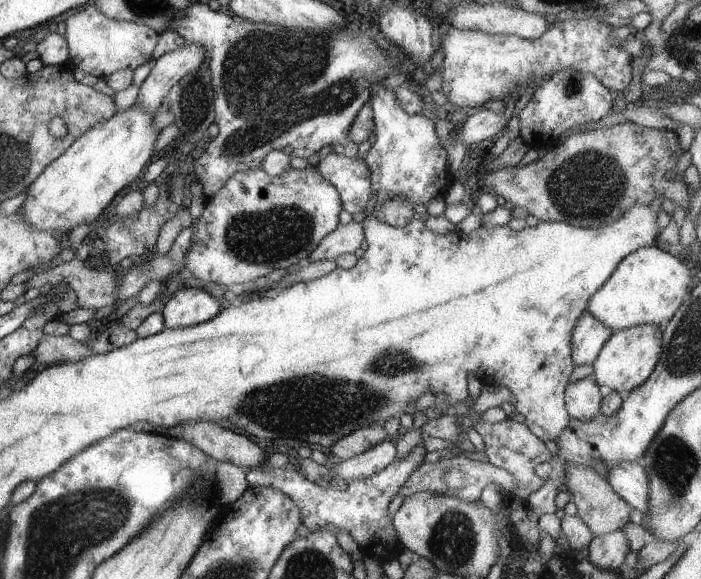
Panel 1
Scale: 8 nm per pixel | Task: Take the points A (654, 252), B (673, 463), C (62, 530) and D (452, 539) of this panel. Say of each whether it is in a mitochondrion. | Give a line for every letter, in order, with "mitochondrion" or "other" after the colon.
A: other
B: mitochondrion
C: mitochondrion
D: mitochondrion

